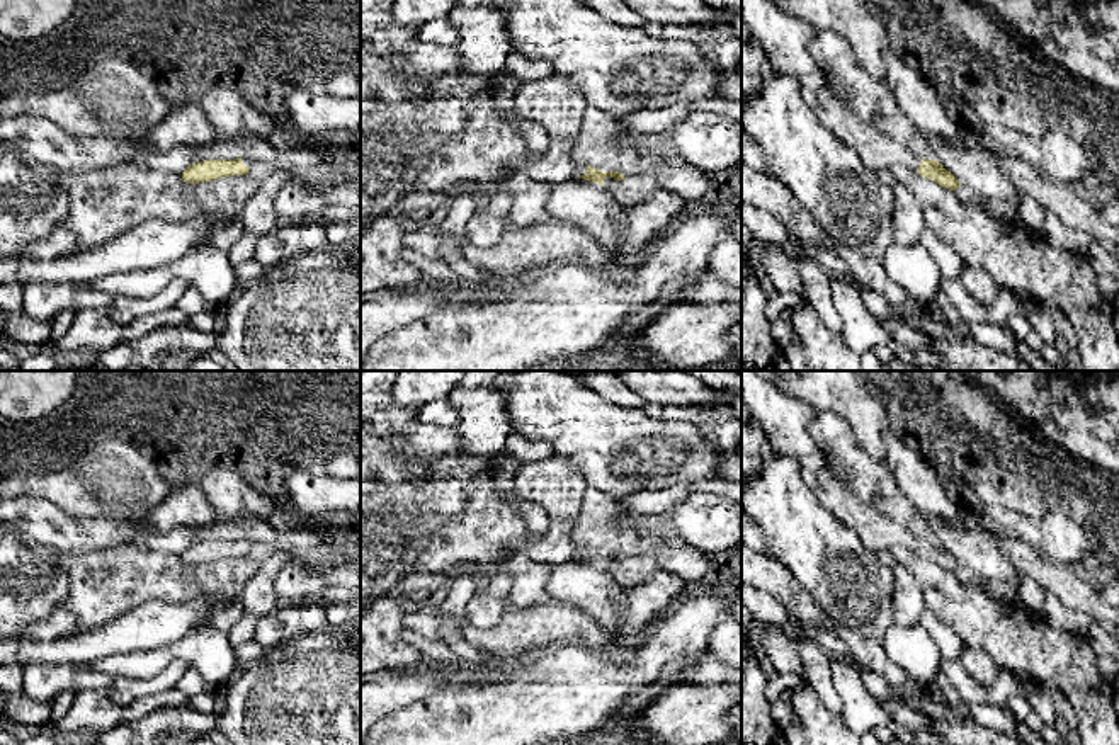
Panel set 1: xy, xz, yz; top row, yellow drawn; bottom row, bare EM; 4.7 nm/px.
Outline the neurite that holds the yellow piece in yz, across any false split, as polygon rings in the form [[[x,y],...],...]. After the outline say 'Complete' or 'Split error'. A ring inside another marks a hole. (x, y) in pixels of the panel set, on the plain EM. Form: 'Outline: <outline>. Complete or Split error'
Outline: [[[741,371],[741,396],[765,429],[767,451],[798,459],[804,466],[803,476],[815,497],[854,531],[871,553],[878,554],[903,546],[949,572],[961,566],[937,541],[925,541],[878,509],[862,503],[835,476],[823,451],[809,434],[813,408],[808,403],[781,391],[755,371]]]. Split error

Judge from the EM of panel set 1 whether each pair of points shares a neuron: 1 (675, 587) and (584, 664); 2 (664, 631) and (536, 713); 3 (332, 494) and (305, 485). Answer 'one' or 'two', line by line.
1: two
2: one
3: one

